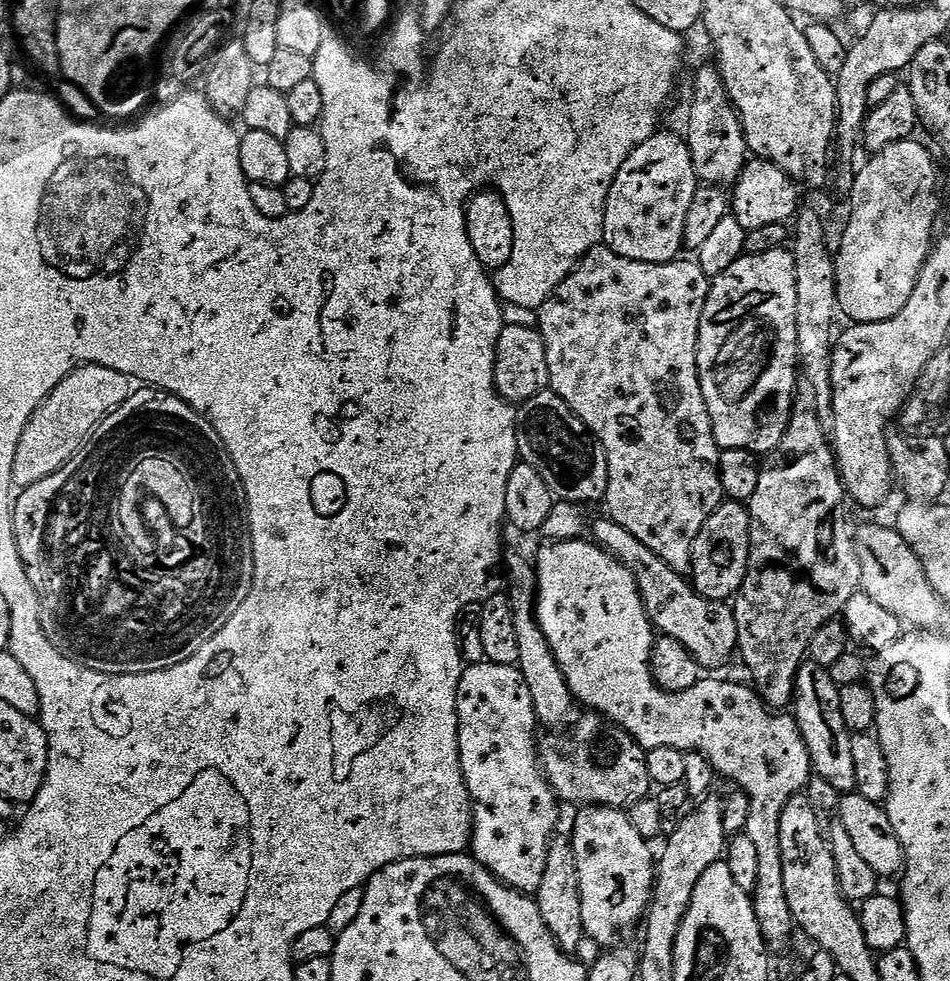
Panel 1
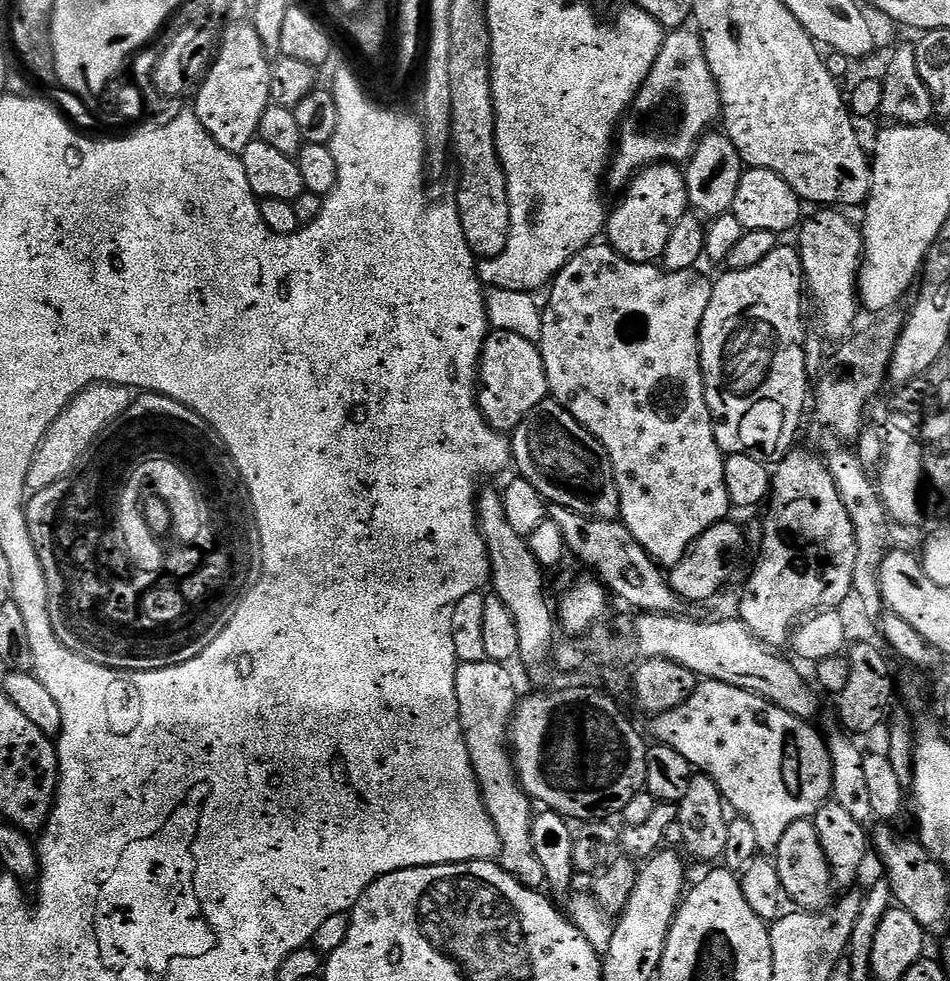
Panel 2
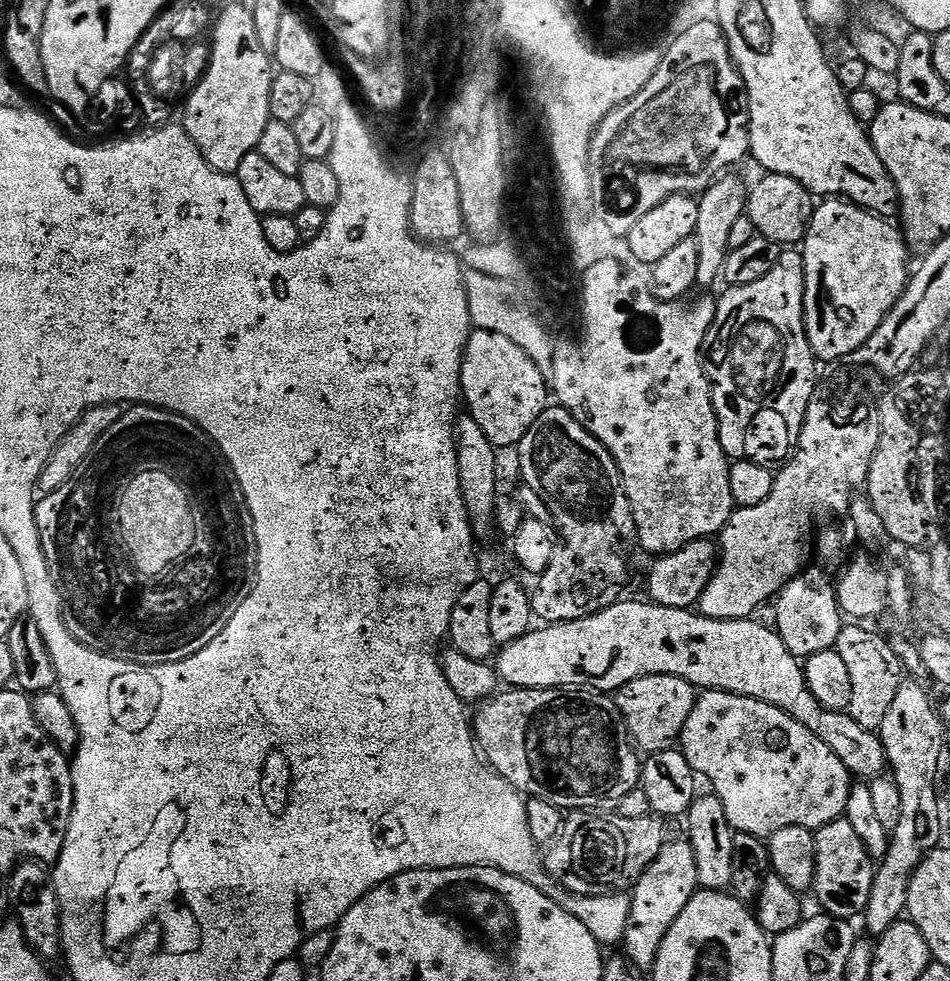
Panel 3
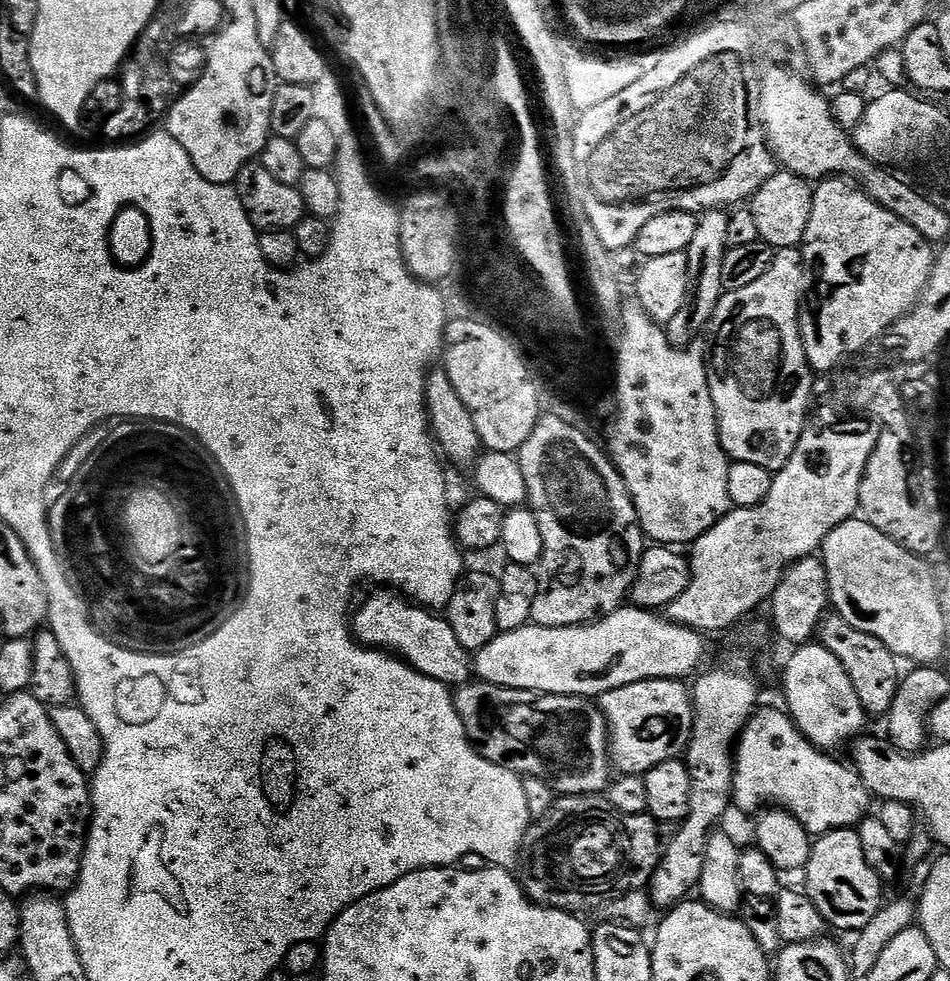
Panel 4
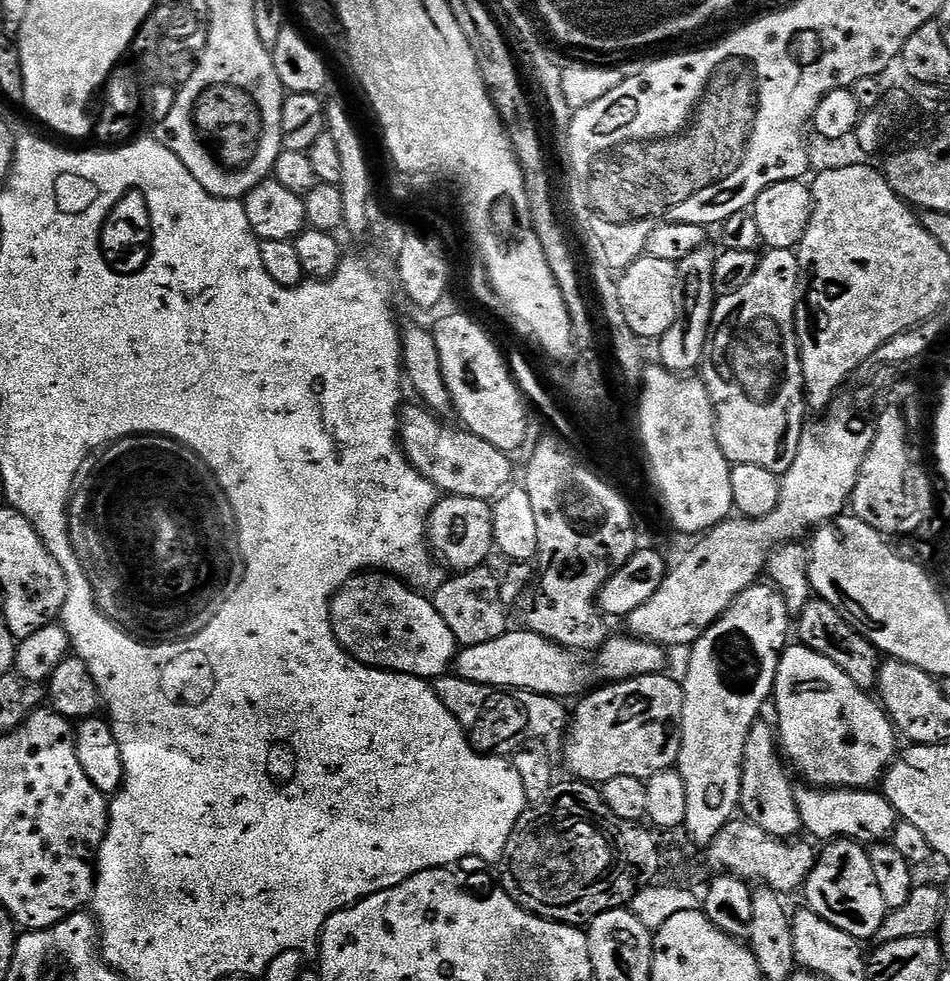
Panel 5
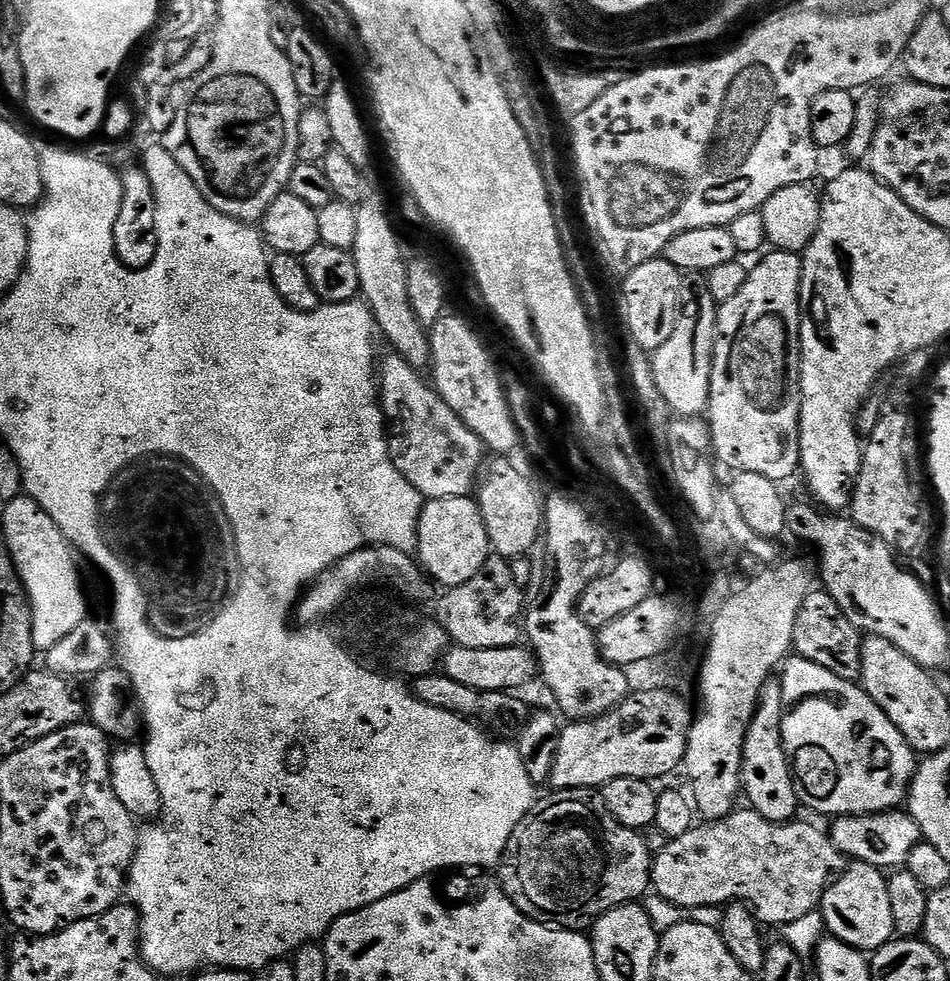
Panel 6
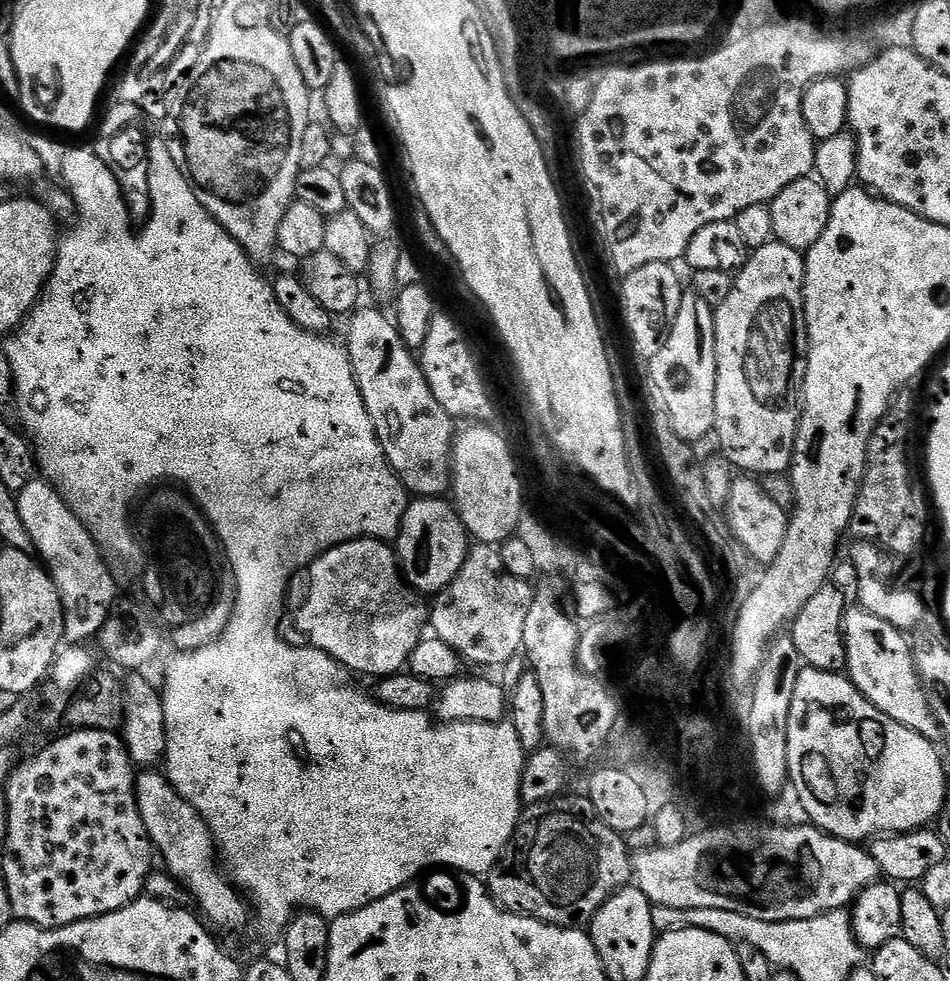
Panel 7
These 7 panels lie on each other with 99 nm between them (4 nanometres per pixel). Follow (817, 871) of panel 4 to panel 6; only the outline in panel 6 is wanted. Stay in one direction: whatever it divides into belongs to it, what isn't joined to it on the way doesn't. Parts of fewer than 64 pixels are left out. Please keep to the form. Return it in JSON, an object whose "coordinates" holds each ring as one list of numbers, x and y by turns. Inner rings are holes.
{"coordinates":[[851,861,825,888,818,905,829,935,863,952,873,952,895,935,890,892,885,873,869,863]]}

